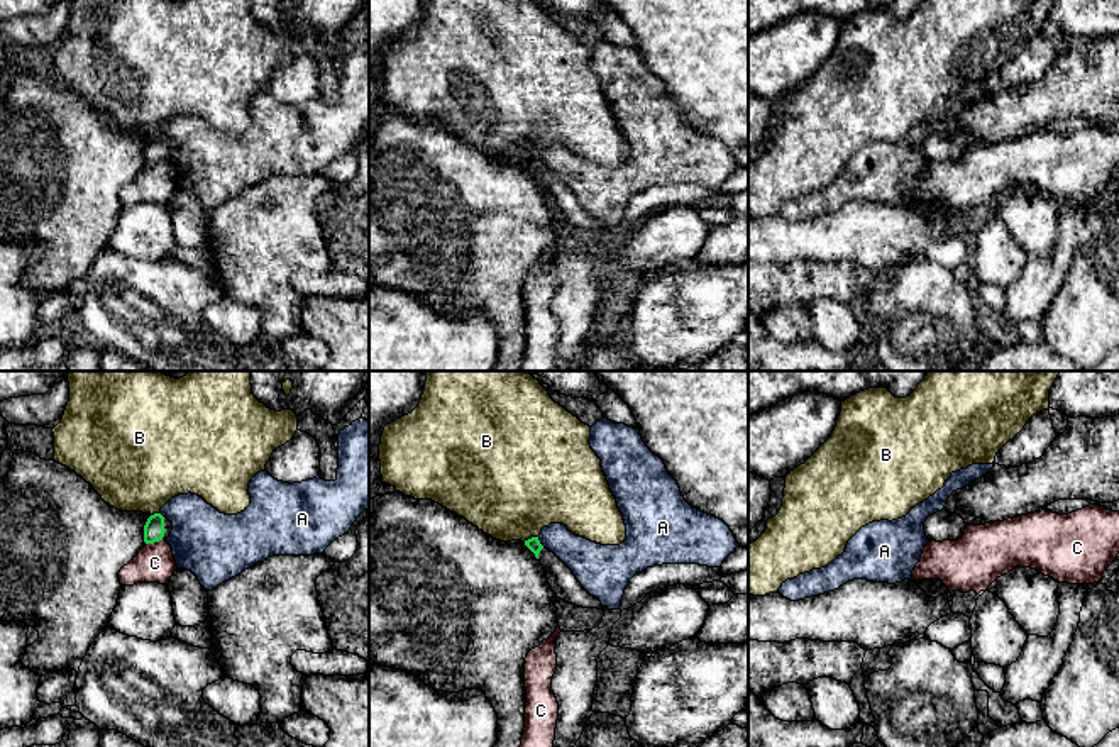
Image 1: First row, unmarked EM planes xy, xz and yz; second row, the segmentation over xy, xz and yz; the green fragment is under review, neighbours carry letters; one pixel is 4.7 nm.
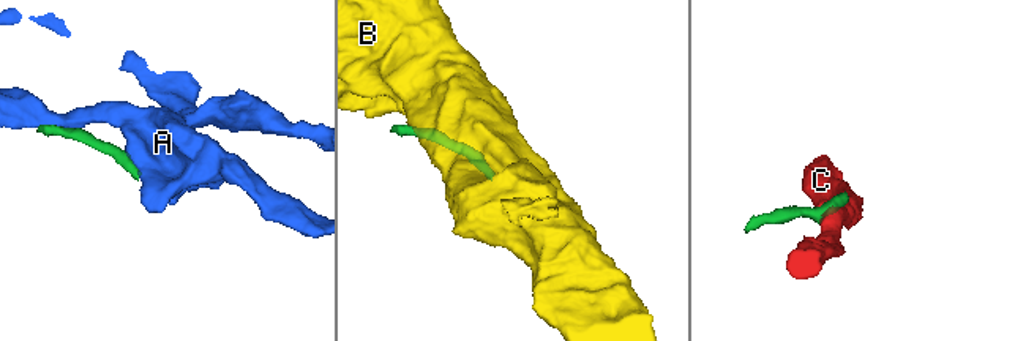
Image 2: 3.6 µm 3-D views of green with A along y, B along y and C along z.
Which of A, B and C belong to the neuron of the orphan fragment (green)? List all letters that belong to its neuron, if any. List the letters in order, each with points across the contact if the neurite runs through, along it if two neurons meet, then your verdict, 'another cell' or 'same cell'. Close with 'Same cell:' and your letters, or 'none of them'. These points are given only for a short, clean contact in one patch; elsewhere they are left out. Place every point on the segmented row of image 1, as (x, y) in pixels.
A: border xz (537, 537), (544, 546); another cell
B: another cell
C: border xy (161, 539), (146, 544); another cell
Same cell: none of them

